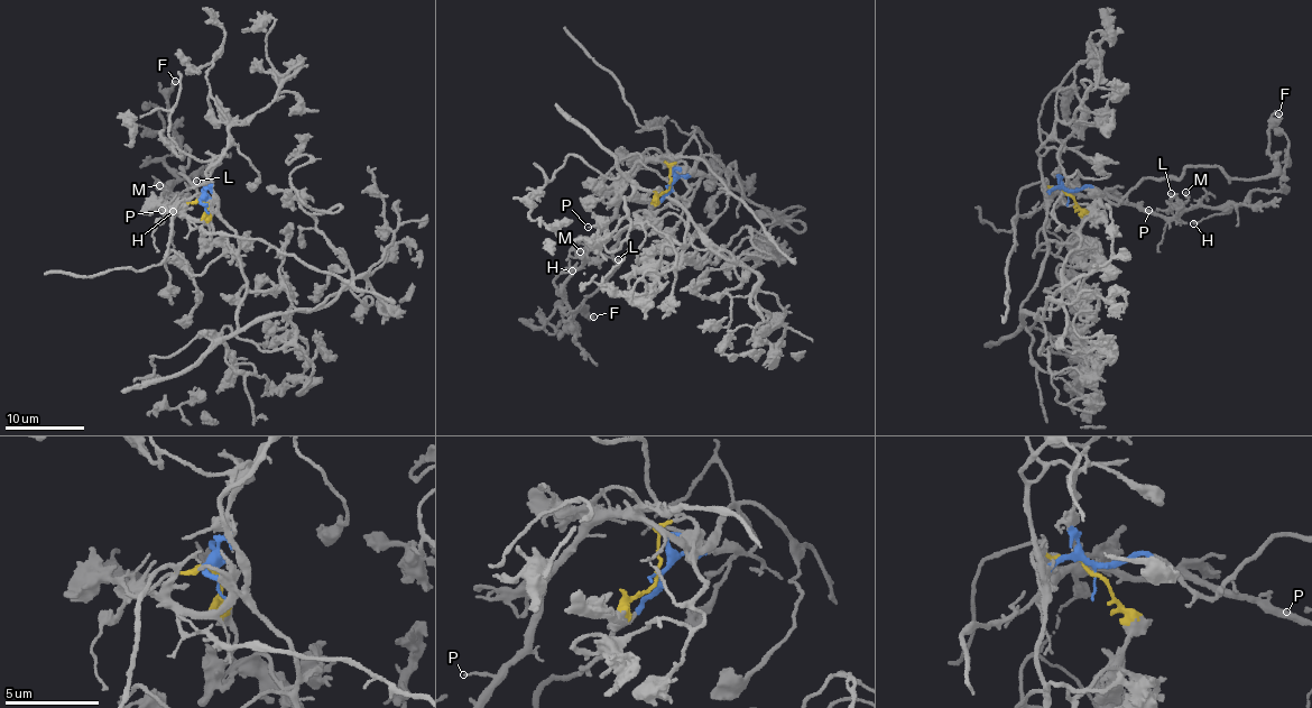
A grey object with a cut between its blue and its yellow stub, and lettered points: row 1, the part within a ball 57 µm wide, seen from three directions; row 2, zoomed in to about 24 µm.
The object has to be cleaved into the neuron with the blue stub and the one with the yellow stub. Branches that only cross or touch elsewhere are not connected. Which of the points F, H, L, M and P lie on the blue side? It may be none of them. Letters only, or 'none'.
F, H, L, M, P

